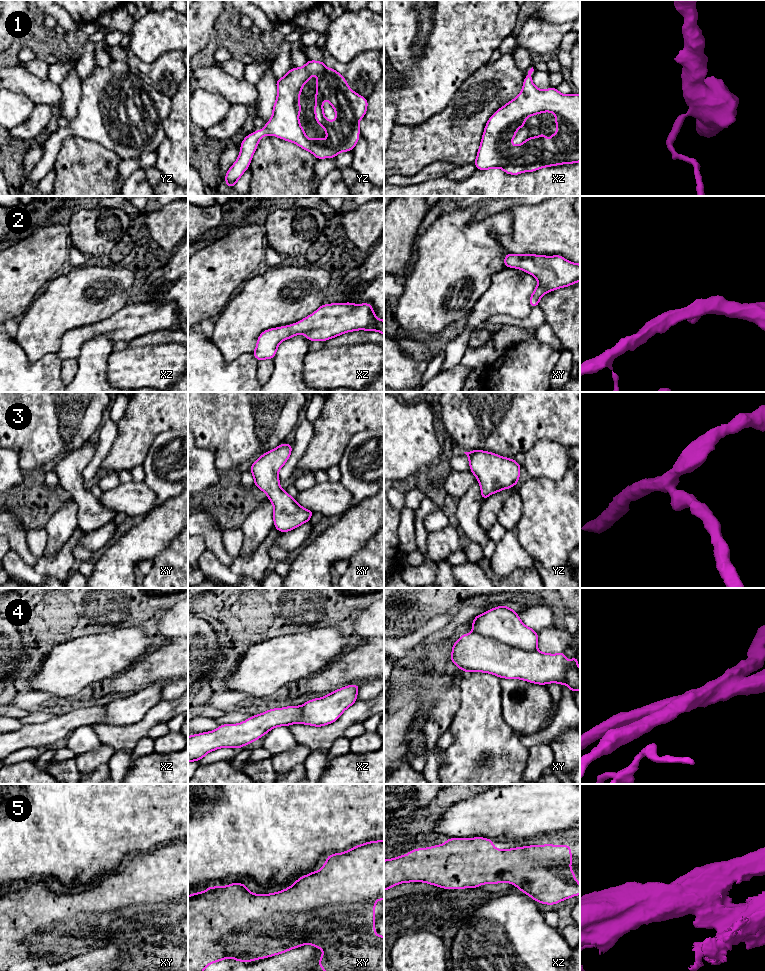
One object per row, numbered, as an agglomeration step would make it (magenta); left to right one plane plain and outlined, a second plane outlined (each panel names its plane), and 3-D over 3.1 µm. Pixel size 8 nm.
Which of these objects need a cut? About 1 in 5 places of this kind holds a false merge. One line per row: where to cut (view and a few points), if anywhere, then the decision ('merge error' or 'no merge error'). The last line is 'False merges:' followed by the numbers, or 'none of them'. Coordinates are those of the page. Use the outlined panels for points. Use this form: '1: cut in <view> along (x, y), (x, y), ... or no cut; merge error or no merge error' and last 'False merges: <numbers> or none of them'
1: no cut; no merge error
2: no cut; no merge error
3: no cut; no merge error
4: no cut; no merge error
5: no cut; no merge error
False merges: none of them

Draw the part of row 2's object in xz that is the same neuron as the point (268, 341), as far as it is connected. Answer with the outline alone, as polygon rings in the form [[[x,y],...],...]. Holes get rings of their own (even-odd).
[[[370,303],[325,304],[301,321],[263,331],[252,354],[258,361],[273,359],[279,344],[298,334],[304,334],[310,342],[315,340],[325,342],[346,332],[357,330],[378,331],[384,335],[384,320],[375,316]]]

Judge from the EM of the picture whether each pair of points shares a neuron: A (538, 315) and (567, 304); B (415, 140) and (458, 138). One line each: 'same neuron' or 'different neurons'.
A: different neurons
B: same neuron

